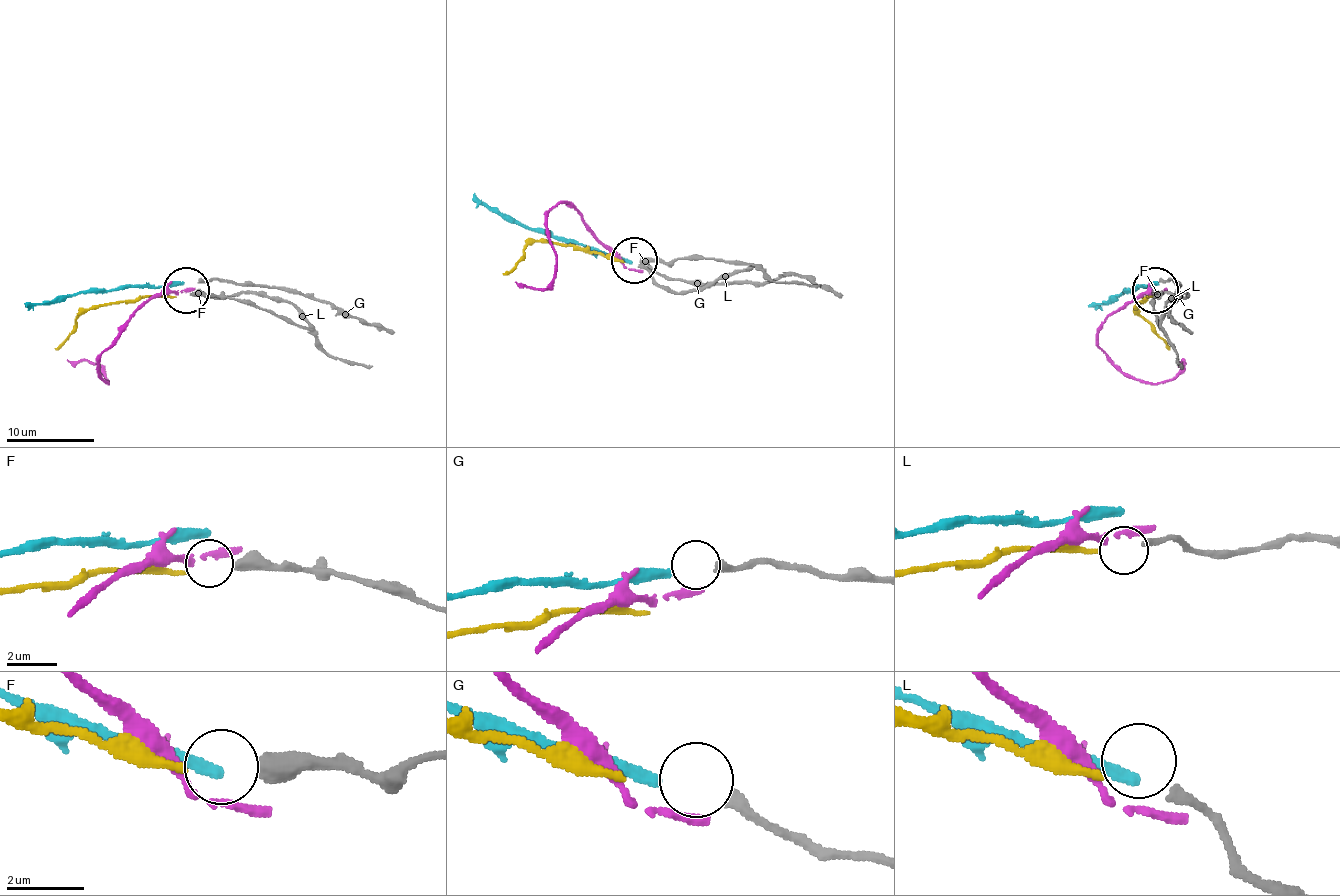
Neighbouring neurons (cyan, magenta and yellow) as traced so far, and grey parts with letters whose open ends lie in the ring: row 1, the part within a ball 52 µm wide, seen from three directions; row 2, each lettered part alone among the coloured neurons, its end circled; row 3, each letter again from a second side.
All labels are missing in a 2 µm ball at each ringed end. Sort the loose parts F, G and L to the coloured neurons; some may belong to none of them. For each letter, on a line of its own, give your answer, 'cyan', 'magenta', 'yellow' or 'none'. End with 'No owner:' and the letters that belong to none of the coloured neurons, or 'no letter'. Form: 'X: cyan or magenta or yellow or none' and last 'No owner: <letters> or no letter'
F: yellow
G: none
L: none
No owner: G, L

